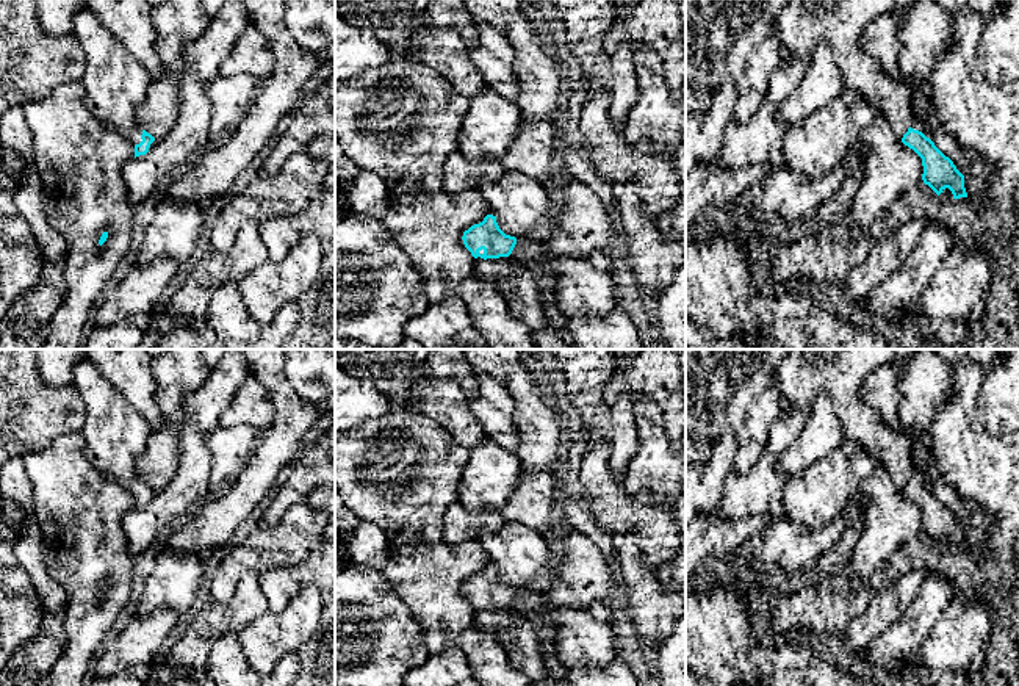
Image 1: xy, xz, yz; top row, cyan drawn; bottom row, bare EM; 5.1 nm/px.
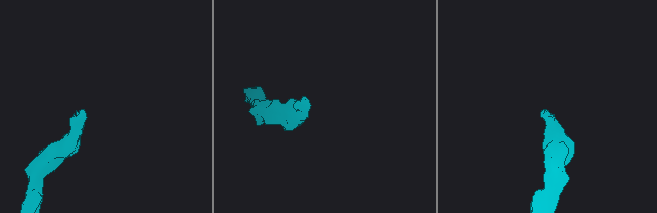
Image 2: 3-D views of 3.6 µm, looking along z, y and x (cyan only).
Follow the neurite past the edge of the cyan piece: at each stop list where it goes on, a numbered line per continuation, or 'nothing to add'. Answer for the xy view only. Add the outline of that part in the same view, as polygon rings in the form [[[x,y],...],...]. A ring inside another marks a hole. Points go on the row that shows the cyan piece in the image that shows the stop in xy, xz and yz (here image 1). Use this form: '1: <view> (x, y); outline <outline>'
1: xy (116, 83); outline [[[88,8],[75,14],[72,34],[86,55],[81,83],[88,110],[127,136],[135,147],[142,141],[136,111],[146,102],[152,77]]]

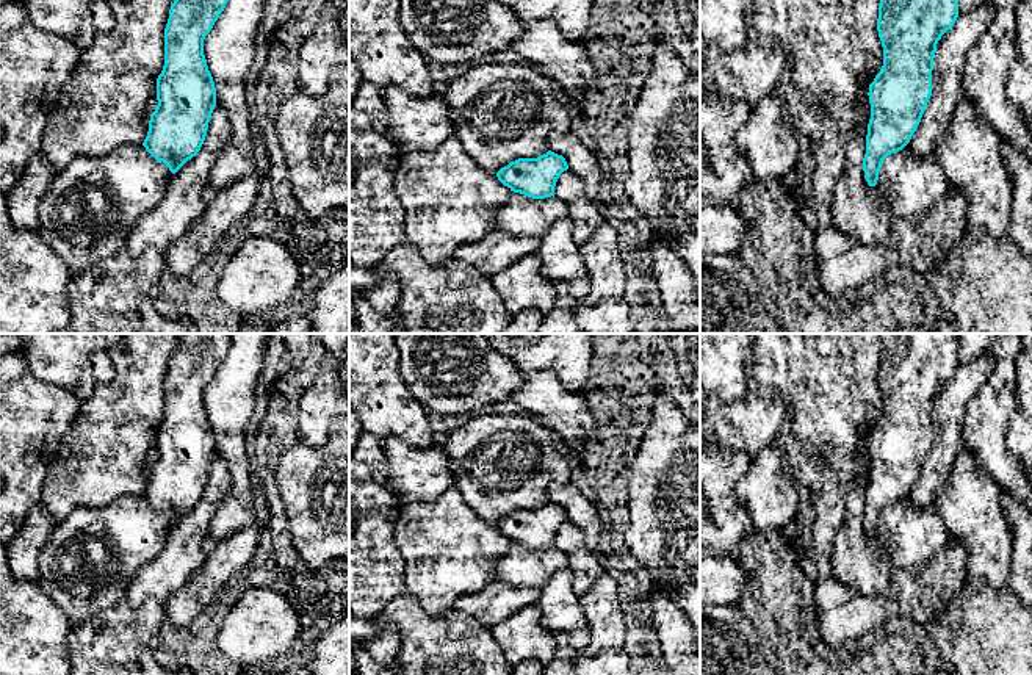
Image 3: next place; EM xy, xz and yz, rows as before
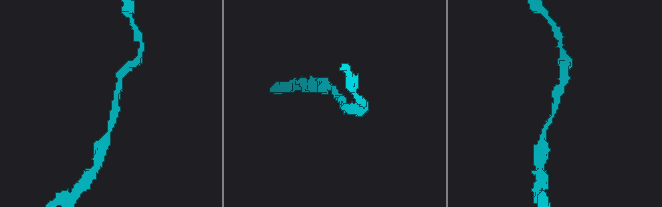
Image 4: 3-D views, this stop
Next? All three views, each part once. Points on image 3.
nothing to add

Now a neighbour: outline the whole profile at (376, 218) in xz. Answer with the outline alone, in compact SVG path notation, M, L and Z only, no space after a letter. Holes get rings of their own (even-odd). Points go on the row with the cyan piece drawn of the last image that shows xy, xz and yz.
M349 128L349 263L373 268L396 246L406 243L404 208L395 194L395 171L399 153L384 133Z

